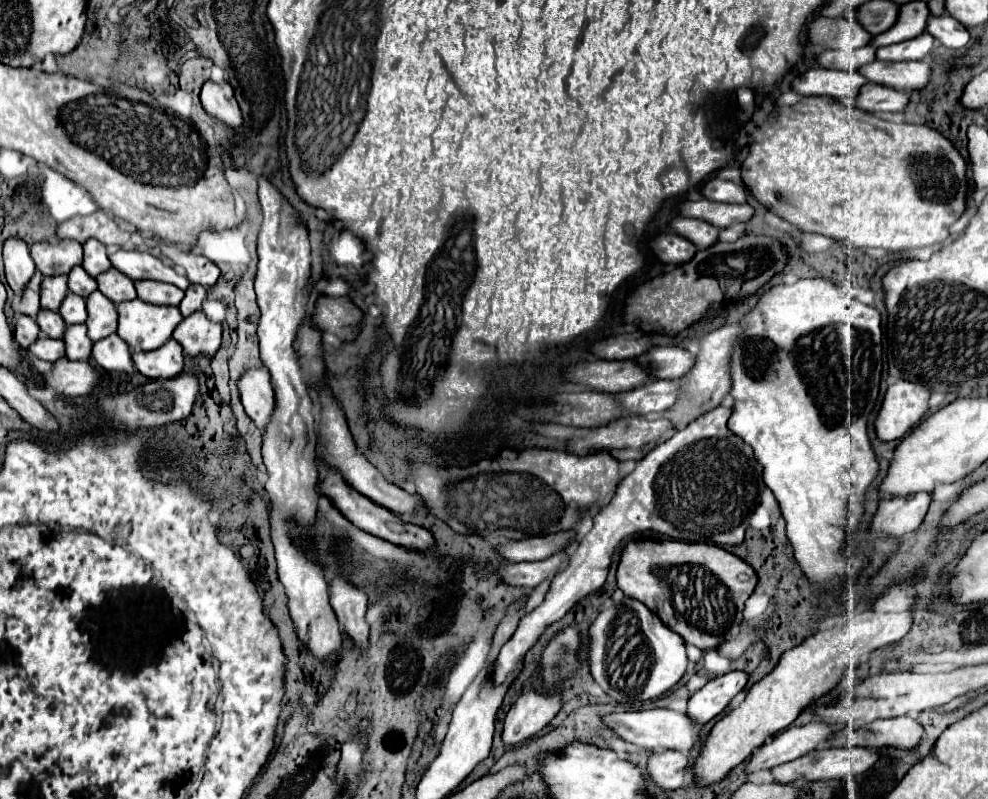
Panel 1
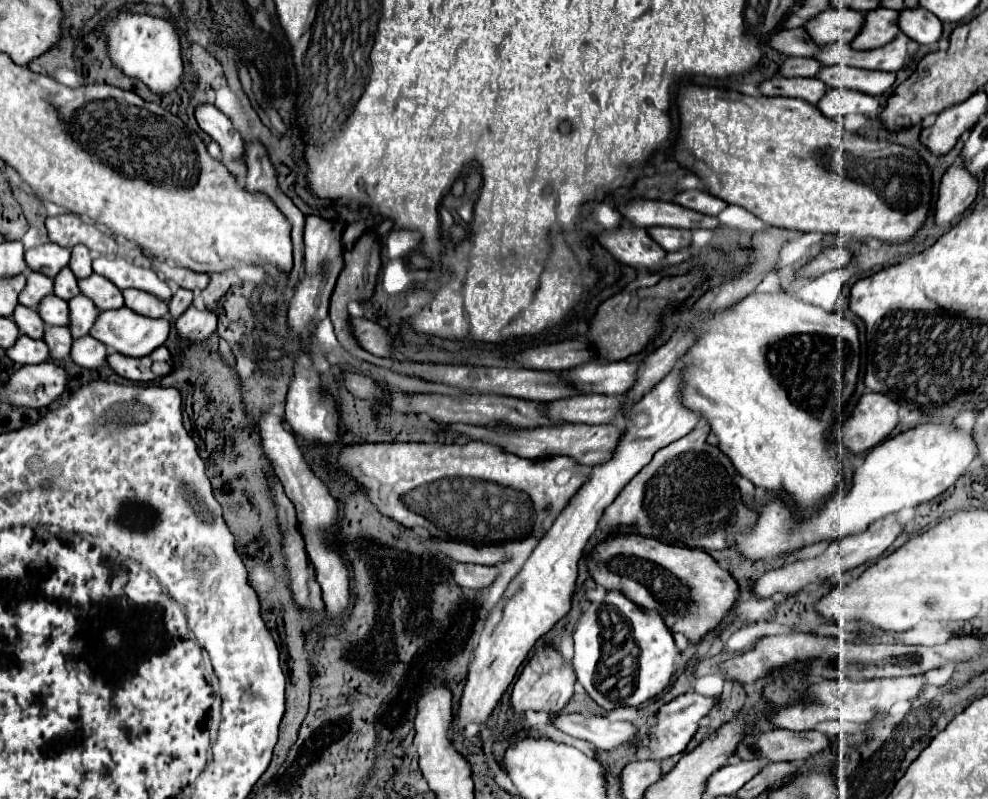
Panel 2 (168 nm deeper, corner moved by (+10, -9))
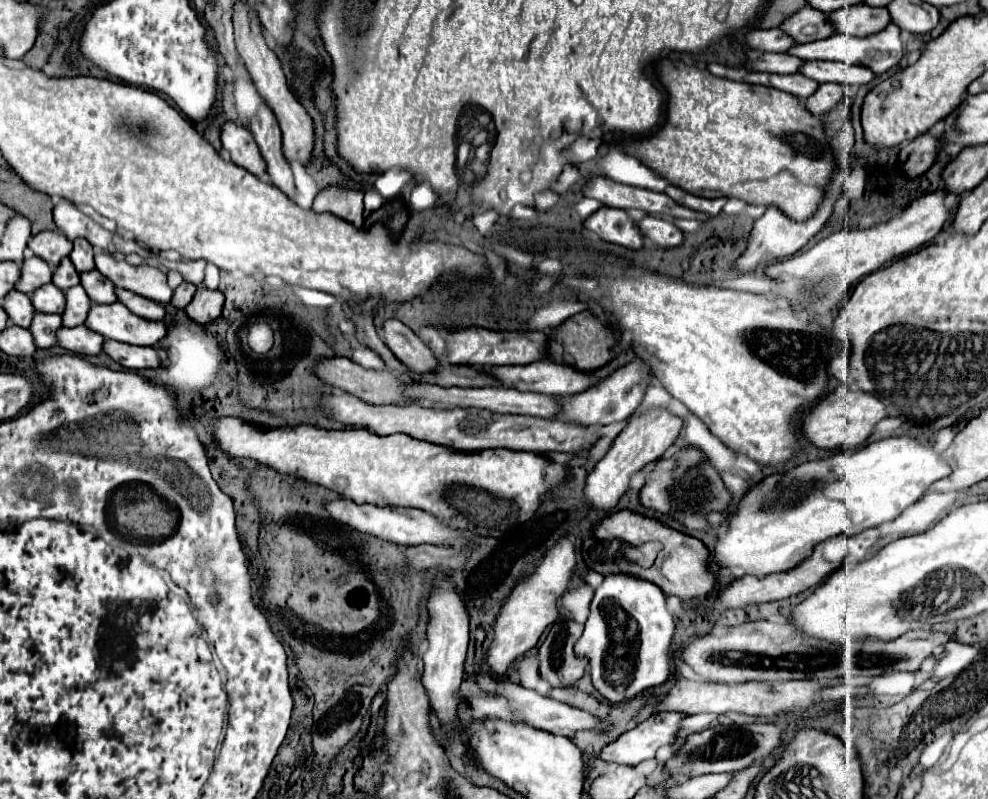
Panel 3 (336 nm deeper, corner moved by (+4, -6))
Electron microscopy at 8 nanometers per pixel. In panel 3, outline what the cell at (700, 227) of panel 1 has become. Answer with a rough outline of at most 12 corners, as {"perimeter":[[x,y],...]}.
{"perimeter":[[657,216],[639,222],[645,238],[663,248],[675,248],[683,232]]}

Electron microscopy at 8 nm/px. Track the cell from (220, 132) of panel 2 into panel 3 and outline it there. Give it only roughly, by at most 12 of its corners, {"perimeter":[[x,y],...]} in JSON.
{"perimeter":[[221,126],[231,162],[259,176],[265,162],[247,128]]}

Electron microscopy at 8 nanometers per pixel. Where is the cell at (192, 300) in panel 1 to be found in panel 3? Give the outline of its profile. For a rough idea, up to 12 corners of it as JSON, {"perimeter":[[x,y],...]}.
{"perimeter":[[183,282],[173,292],[171,304],[185,308],[193,296],[195,286]]}

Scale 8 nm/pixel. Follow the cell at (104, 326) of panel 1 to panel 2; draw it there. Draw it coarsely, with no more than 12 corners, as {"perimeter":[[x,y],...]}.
{"perimeter":[[85,295],[69,301],[73,339],[89,333],[99,311]]}

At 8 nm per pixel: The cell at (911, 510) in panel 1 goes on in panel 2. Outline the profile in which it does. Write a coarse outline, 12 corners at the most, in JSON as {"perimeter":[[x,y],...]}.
{"perimeter":[[895,517],[835,541],[813,559],[767,571],[757,597],[797,595],[811,583],[885,553],[901,533]]}

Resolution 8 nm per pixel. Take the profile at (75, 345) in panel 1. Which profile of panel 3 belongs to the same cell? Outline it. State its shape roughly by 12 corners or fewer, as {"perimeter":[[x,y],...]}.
{"perimeter":[[35,314],[31,334],[37,348],[57,344],[61,316]]}

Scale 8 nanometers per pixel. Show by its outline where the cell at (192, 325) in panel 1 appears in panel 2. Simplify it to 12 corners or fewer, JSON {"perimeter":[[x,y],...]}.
{"perimeter":[[191,305],[175,321],[179,335],[205,341],[217,315]]}

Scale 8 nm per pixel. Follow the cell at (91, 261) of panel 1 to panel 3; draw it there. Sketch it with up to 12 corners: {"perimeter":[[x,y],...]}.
{"perimeter":[[73,240],[69,258],[77,272],[95,270],[93,246]]}

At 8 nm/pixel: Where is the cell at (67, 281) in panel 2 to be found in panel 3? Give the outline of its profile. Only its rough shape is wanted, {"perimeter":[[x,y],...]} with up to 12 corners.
{"perimeter":[[69,258],[53,274],[59,290],[79,284],[79,272]]}

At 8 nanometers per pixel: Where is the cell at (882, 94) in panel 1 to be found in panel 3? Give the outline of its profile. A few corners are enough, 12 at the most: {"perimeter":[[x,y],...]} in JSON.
{"perimeter":[[821,84],[805,106],[815,116],[837,108],[855,92],[845,84]]}

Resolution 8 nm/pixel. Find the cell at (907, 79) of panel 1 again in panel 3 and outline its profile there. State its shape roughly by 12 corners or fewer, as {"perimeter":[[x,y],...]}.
{"perimeter":[[805,62],[801,74],[845,86],[875,80],[865,66],[845,62]]}

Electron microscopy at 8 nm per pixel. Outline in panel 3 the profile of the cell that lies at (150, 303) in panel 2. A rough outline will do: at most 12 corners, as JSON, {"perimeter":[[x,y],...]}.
{"perimeter":[[117,288],[119,302],[137,316],[163,320],[165,306]]}

